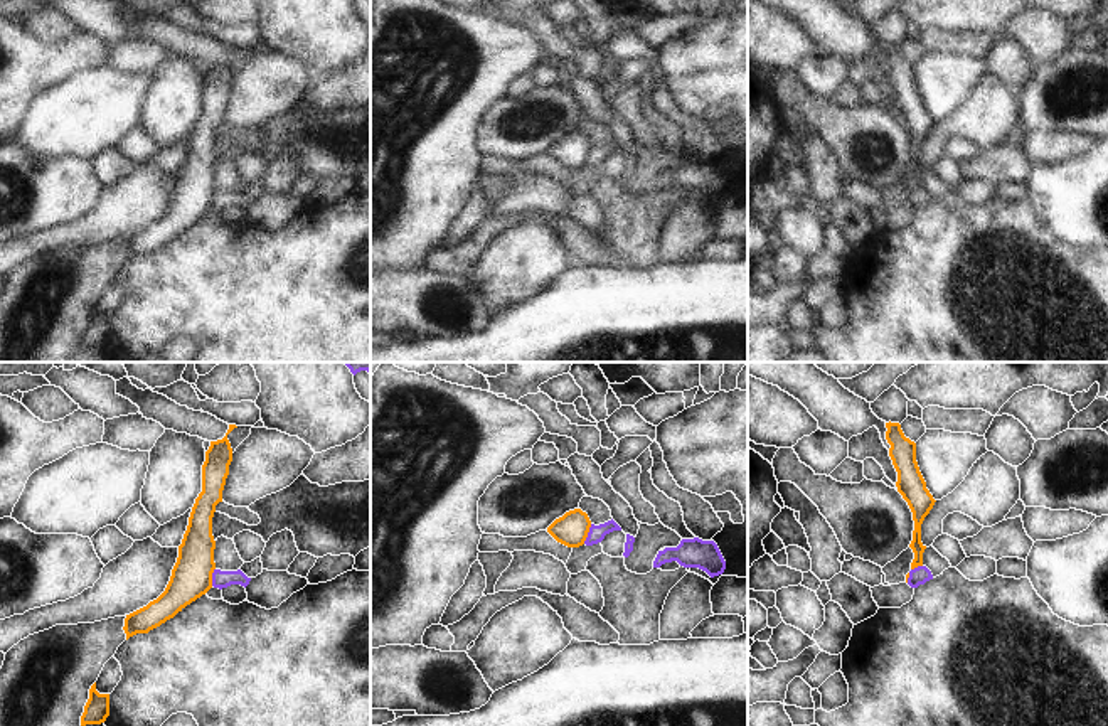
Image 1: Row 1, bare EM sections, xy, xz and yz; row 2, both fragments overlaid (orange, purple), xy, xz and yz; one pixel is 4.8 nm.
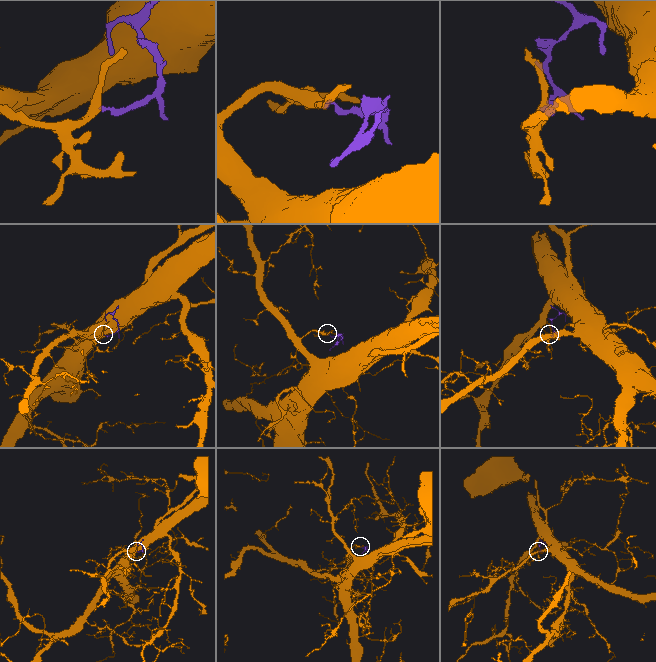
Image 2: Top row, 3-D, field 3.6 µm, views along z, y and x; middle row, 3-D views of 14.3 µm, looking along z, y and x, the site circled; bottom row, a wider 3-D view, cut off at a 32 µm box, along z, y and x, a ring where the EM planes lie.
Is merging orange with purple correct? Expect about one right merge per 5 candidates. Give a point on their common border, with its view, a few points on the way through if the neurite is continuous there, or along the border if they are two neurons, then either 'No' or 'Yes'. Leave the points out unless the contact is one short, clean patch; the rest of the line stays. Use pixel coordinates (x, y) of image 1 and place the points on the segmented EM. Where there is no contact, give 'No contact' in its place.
Touches orange at xz (586, 534). Boundary: xz (591, 524), (583, 543). No

